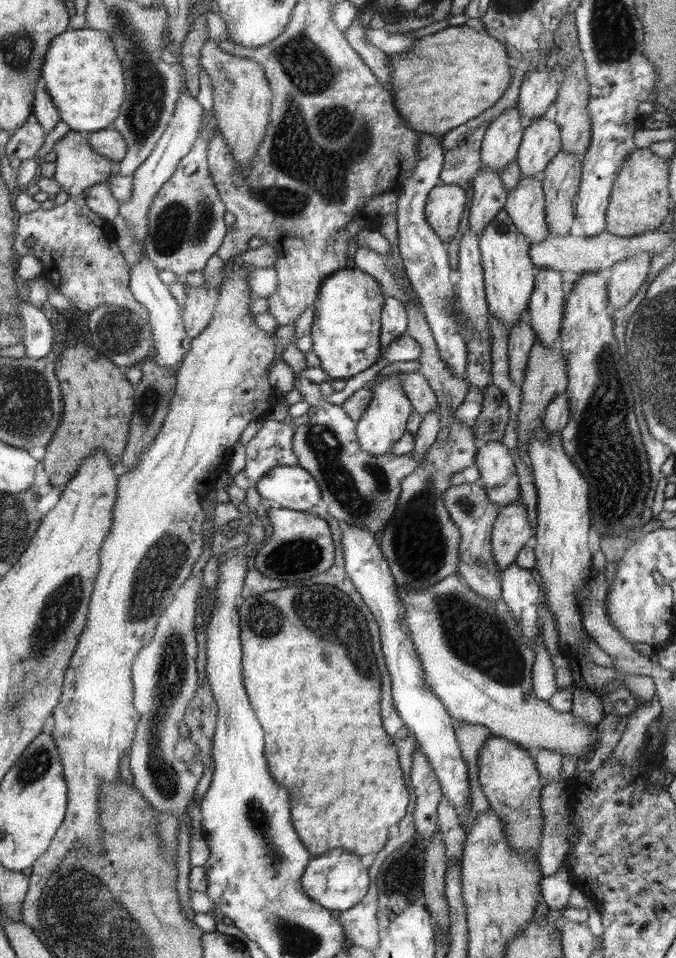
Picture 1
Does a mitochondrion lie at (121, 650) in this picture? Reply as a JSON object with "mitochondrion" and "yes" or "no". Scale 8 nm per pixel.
{"mitochondrion":"no"}

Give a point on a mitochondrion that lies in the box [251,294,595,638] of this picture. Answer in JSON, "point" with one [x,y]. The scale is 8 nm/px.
{"point":[362,490]}

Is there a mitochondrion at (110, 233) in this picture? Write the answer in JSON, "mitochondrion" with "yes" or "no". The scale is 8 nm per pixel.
{"mitochondrion":"no"}

